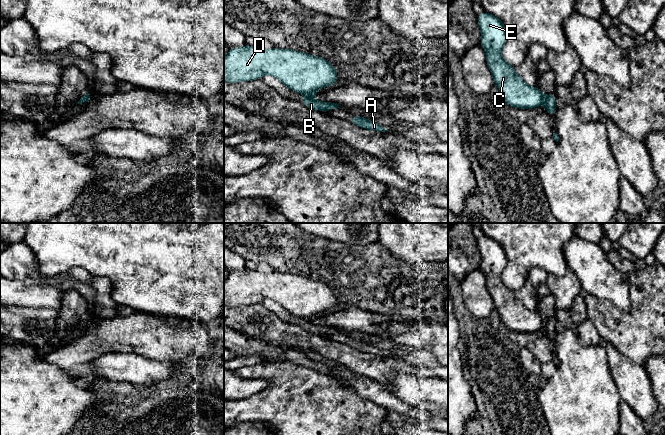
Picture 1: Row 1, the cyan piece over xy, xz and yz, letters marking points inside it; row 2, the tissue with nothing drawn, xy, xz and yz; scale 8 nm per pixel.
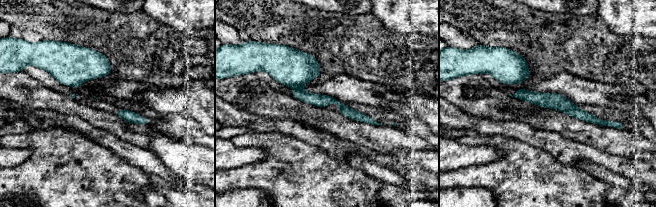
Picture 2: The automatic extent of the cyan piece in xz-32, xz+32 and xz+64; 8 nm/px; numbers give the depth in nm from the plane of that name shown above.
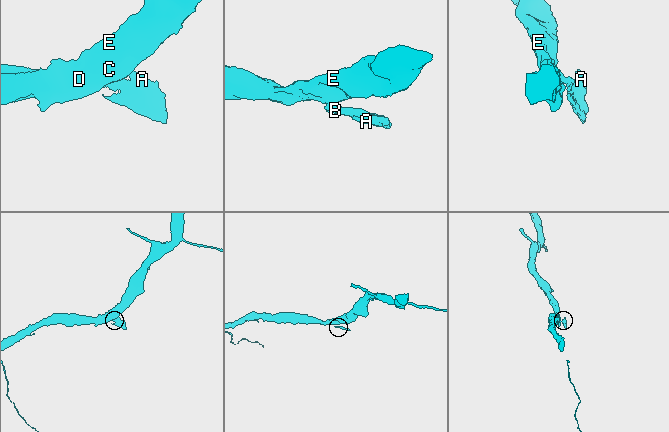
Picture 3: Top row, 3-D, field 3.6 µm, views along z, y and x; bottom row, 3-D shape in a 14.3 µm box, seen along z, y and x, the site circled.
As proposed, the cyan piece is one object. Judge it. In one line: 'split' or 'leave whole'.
split

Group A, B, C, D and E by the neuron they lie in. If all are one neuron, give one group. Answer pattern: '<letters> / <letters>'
A B / C D E

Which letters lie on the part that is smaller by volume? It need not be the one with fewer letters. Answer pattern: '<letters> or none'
A, B

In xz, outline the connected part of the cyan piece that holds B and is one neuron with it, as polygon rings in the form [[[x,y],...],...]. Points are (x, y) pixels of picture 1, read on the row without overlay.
[[[305,318],[304,325],[302,327],[304,330],[317,334],[317,335],[331,335],[339,331],[339,328],[334,326],[320,326],[314,323],[313,319]]]

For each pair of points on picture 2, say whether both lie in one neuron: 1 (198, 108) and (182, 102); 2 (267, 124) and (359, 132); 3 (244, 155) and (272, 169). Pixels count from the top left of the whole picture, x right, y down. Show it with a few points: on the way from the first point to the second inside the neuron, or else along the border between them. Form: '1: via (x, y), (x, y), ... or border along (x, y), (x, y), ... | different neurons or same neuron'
1: via (194, 104), (186, 102) | same neuron
2: border along (310, 126), (334, 135) | different neurons
3: border along (266, 151), (266, 156), (263, 159), (234, 169) | different neurons

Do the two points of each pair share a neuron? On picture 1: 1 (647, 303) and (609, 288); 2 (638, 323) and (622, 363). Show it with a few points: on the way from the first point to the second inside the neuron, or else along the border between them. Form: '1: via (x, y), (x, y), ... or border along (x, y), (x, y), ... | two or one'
1: border along (622, 274), (629, 287), (630, 309), (627, 312) | two
2: border along (607, 343), (634, 362), (644, 366) | two

